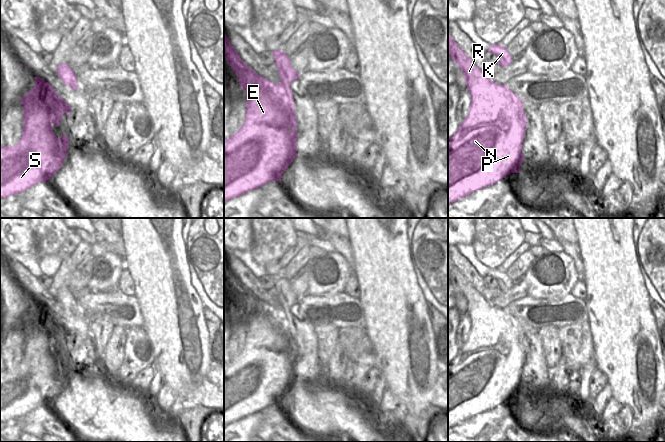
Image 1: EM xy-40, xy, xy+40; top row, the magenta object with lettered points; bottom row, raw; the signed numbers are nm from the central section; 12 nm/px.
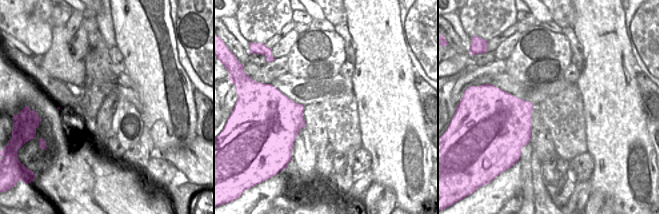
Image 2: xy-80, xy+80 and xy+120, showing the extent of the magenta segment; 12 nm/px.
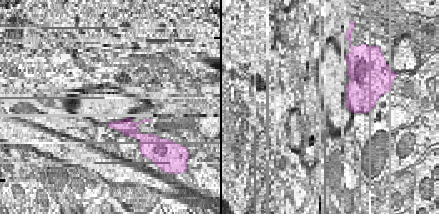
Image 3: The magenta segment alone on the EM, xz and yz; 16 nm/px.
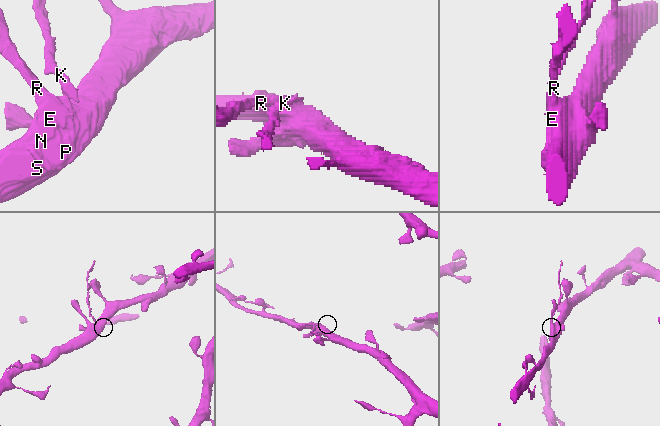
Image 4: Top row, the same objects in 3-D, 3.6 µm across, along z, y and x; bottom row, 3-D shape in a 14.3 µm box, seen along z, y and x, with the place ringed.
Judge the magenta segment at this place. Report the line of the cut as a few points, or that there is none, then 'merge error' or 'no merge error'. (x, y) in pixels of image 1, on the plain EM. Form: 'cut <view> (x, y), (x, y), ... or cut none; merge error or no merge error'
cut xy (281, 306), (285, 310), (289, 309); merge error

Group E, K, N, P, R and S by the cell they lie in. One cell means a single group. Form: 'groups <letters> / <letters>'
groups E N P R S / K

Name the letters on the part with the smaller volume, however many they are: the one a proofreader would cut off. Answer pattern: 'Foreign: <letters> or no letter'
Foreign: K

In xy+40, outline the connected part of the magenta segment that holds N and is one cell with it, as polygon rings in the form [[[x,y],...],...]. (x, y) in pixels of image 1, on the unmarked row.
[[[448,257],[448,277],[451,280],[459,292],[463,296],[463,303],[467,307],[467,313],[471,319],[471,328],[468,340],[462,345],[459,349],[458,354],[455,358],[448,363],[448,429],[458,425],[471,417],[480,414],[484,411],[491,410],[498,405],[501,405],[506,400],[510,399],[511,397],[518,397],[520,396],[520,390],[522,386],[525,384],[525,381],[522,379],[522,368],[525,362],[525,355],[527,352],[527,339],[525,338],[522,327],[527,325],[520,324],[516,318],[514,318],[507,310],[500,309],[496,306],[493,306],[490,302],[488,302],[476,289],[475,287],[463,276],[463,274],[457,269],[451,259]]]

